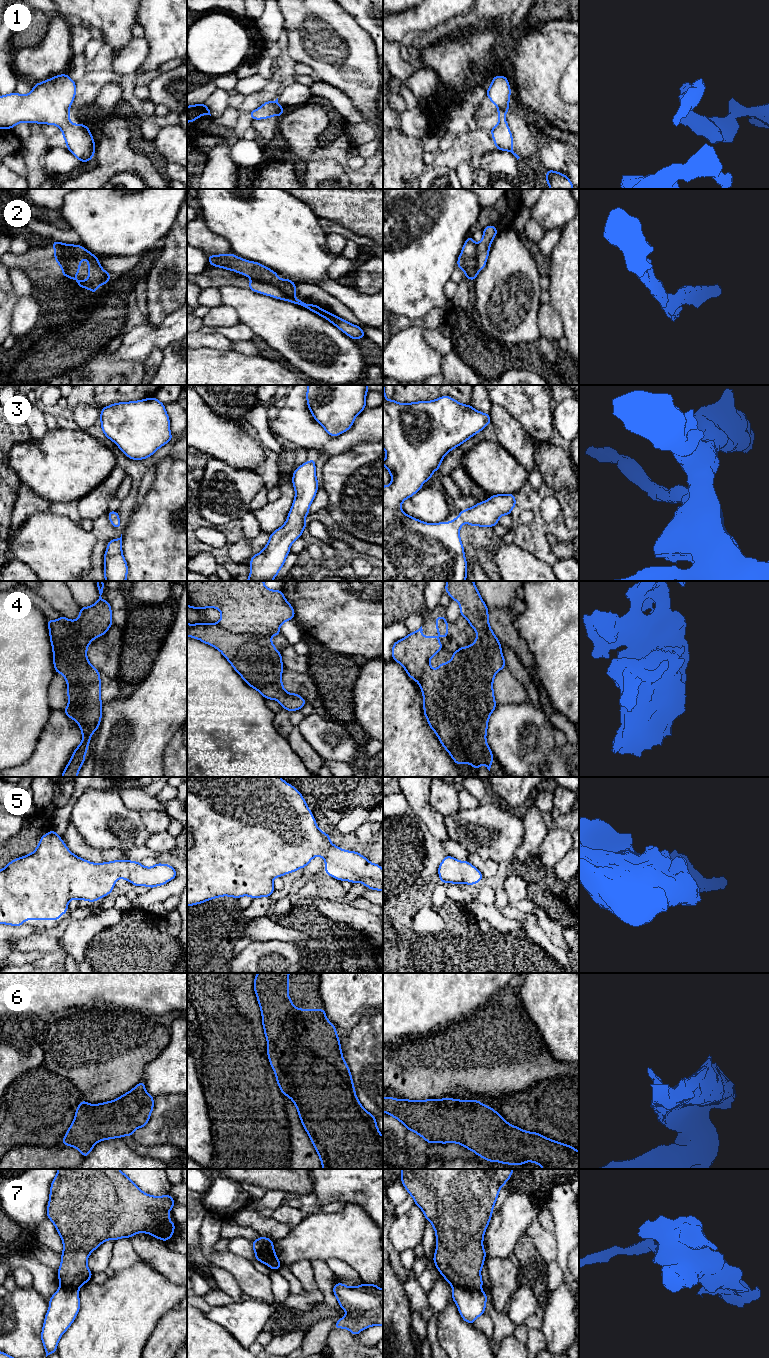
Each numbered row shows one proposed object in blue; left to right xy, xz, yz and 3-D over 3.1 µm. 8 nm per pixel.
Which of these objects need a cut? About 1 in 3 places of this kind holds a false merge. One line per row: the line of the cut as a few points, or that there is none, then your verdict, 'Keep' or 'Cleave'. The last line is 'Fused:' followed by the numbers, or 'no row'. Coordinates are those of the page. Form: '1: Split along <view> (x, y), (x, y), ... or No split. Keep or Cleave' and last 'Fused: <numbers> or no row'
1: No split. Keep
2: Split along xz (251, 278), (257, 281), (269, 282), (277, 286), (286, 295). Cleave
3: No split. Keep
4: No split. Keep
5: No split. Keep
6: Split along xz (304, 1009), (304, 1028), (288, 1037), (286, 1058), (274, 1072). Cleave
7: Split along yz (453, 1286), (480, 1289). Cleave
Fused: 2, 6, 7

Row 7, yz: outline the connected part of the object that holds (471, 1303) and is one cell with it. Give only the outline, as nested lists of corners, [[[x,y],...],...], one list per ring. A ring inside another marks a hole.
[[[453,1287],[452,1300],[456,1303],[462,1319],[473,1324],[474,1321],[485,1313],[488,1295],[482,1289]]]

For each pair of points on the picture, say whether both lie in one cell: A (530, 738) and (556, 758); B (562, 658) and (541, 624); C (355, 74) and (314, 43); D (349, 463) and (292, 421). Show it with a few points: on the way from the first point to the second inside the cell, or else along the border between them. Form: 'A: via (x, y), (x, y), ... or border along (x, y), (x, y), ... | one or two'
A: border along (555, 746), (543, 766) | two
B: via (562, 650), (562, 645), (549, 632) | one
C: via (345, 64), (324, 43) | one
D: border along (358, 443), (346, 451), (329, 457) | two

